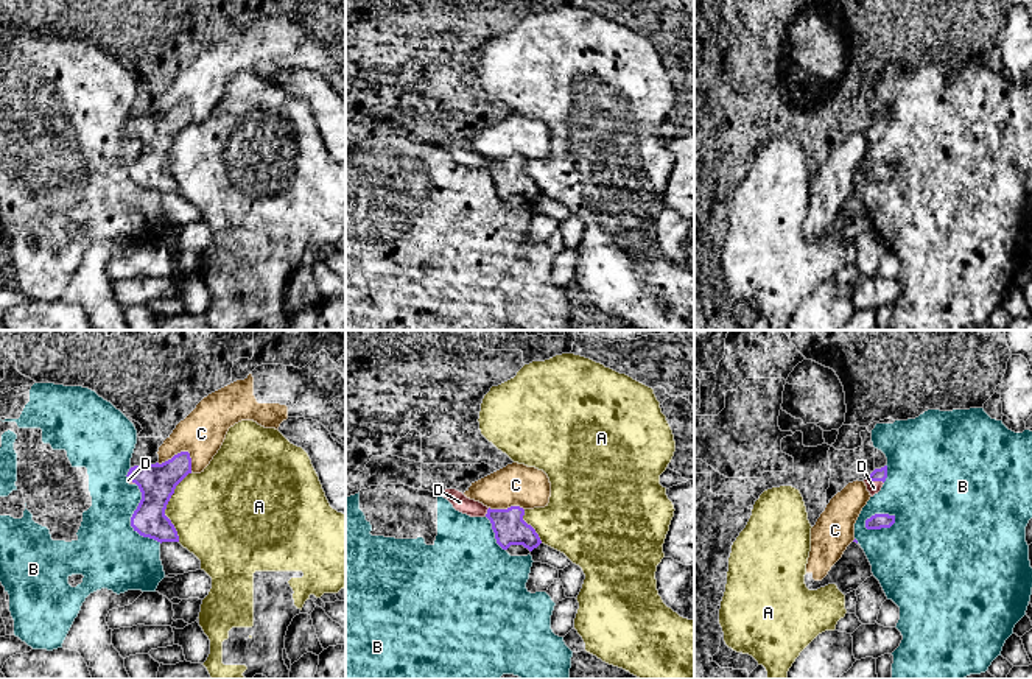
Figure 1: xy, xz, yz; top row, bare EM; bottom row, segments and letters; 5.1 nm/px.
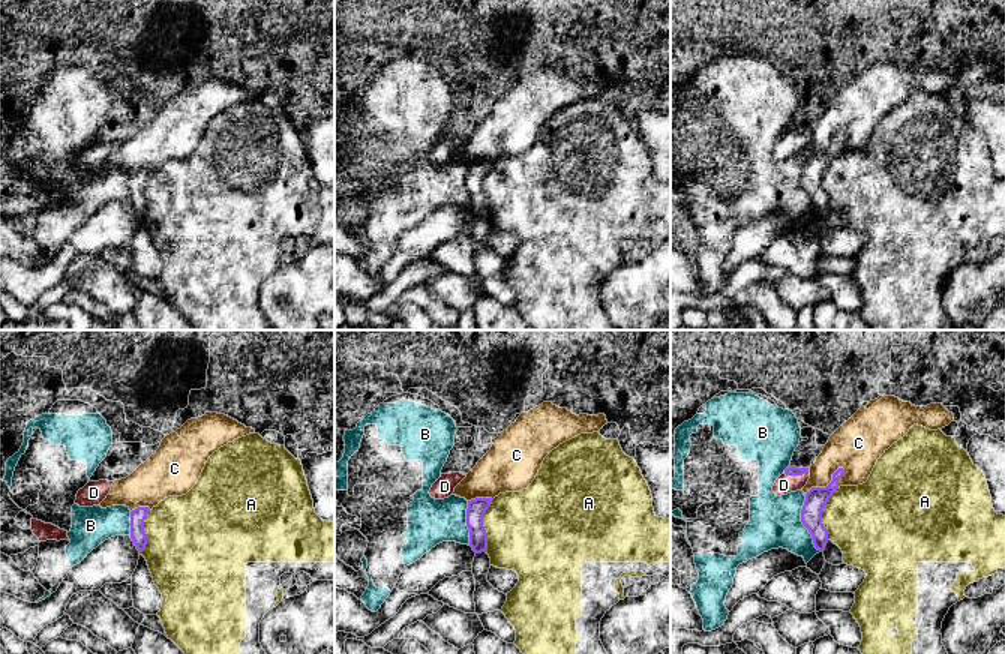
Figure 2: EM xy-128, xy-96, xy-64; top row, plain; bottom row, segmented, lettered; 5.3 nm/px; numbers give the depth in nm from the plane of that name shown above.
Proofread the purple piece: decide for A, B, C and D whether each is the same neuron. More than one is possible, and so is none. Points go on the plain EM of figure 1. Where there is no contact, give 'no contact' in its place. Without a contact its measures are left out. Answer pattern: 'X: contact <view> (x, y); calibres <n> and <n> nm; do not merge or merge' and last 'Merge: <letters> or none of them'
A: contact xy (165, 158); calibres 190 and 420 nm; do not merge
B: contact xy (131, 170); calibres 190 and 360 nm; do not merge
C: contact xy (182, 103); calibres 190 and 240 nm; do not merge
D: contact yz (875, 131); calibres 60 and 70 nm; merge
Merge: D

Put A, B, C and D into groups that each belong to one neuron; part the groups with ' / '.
A / B / C / D

